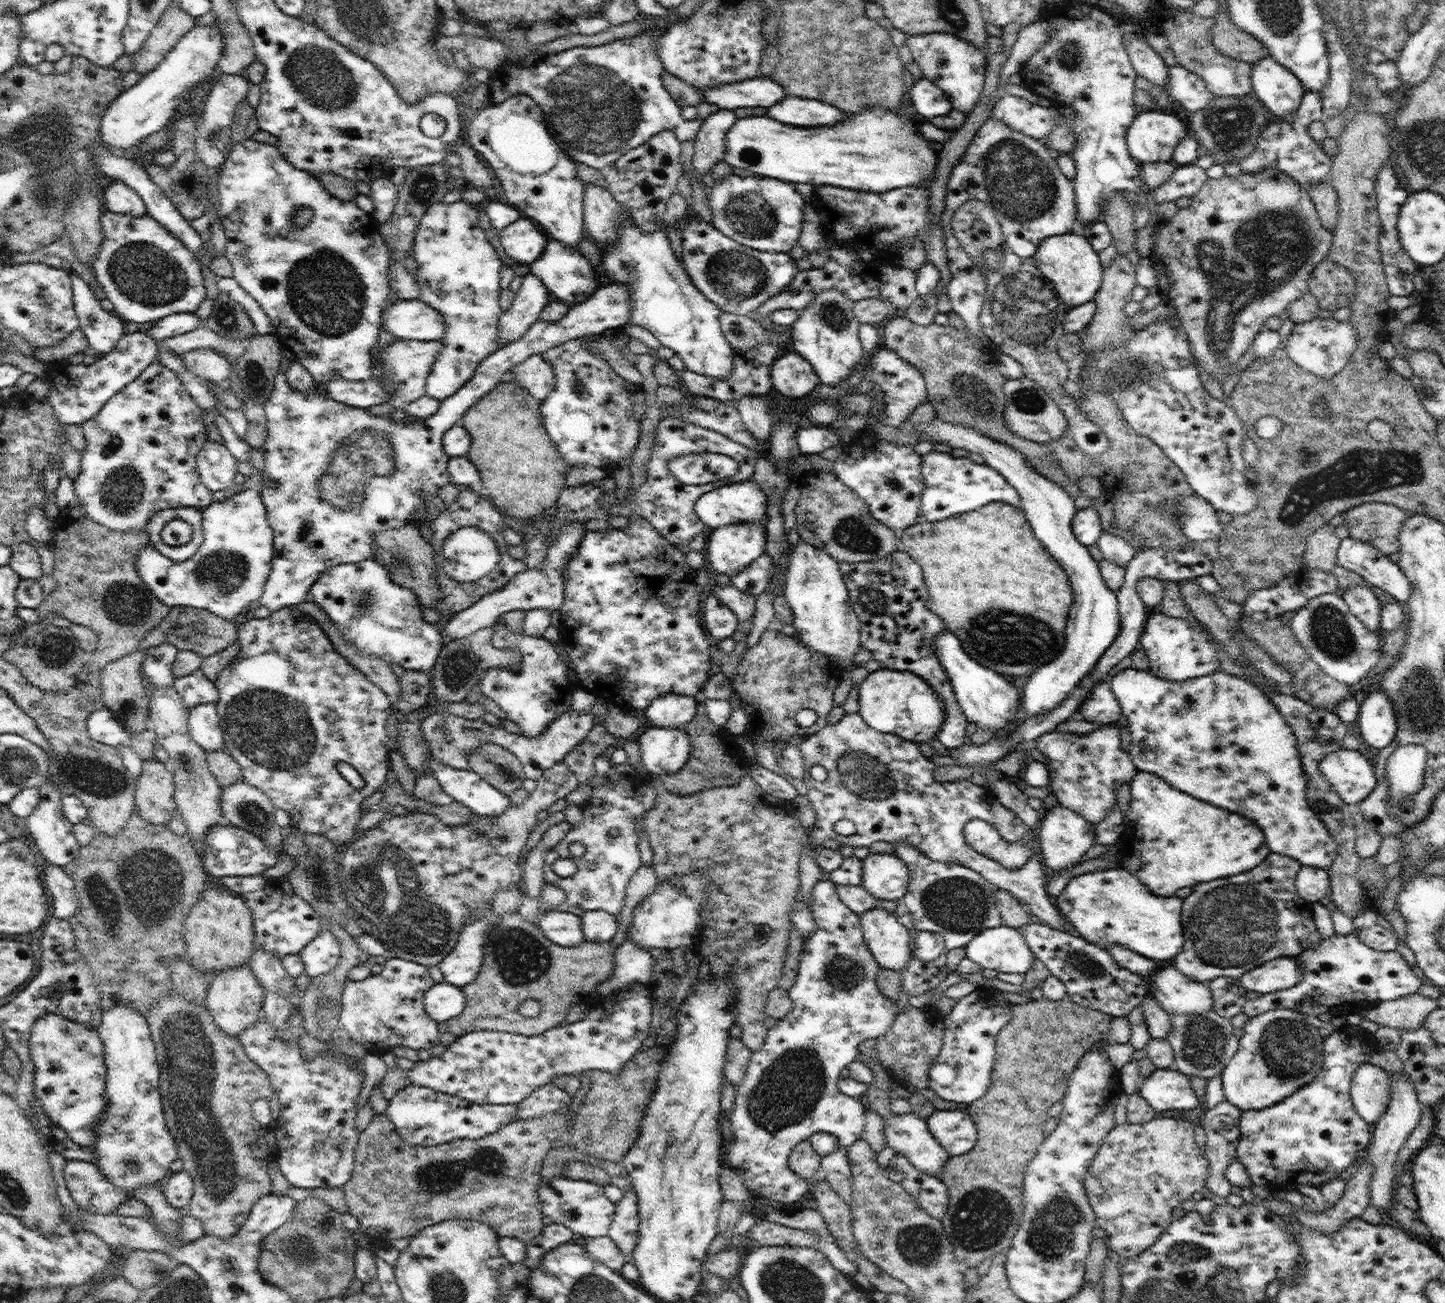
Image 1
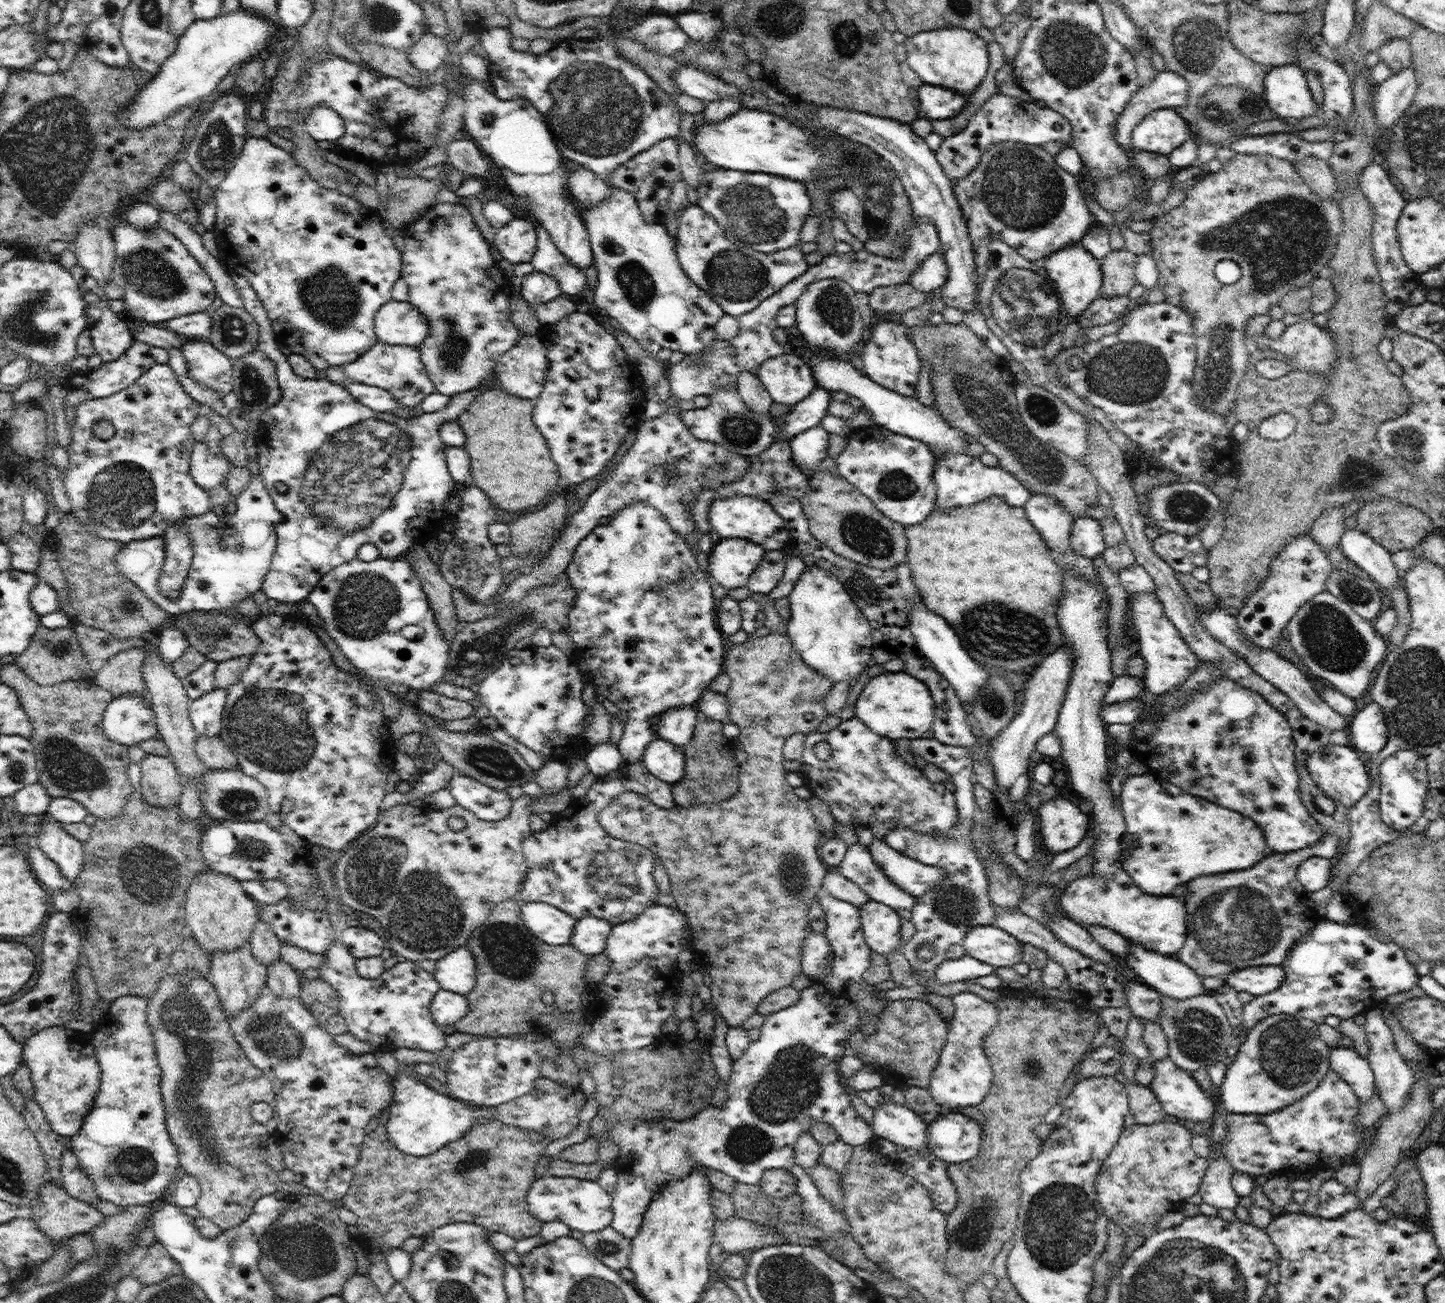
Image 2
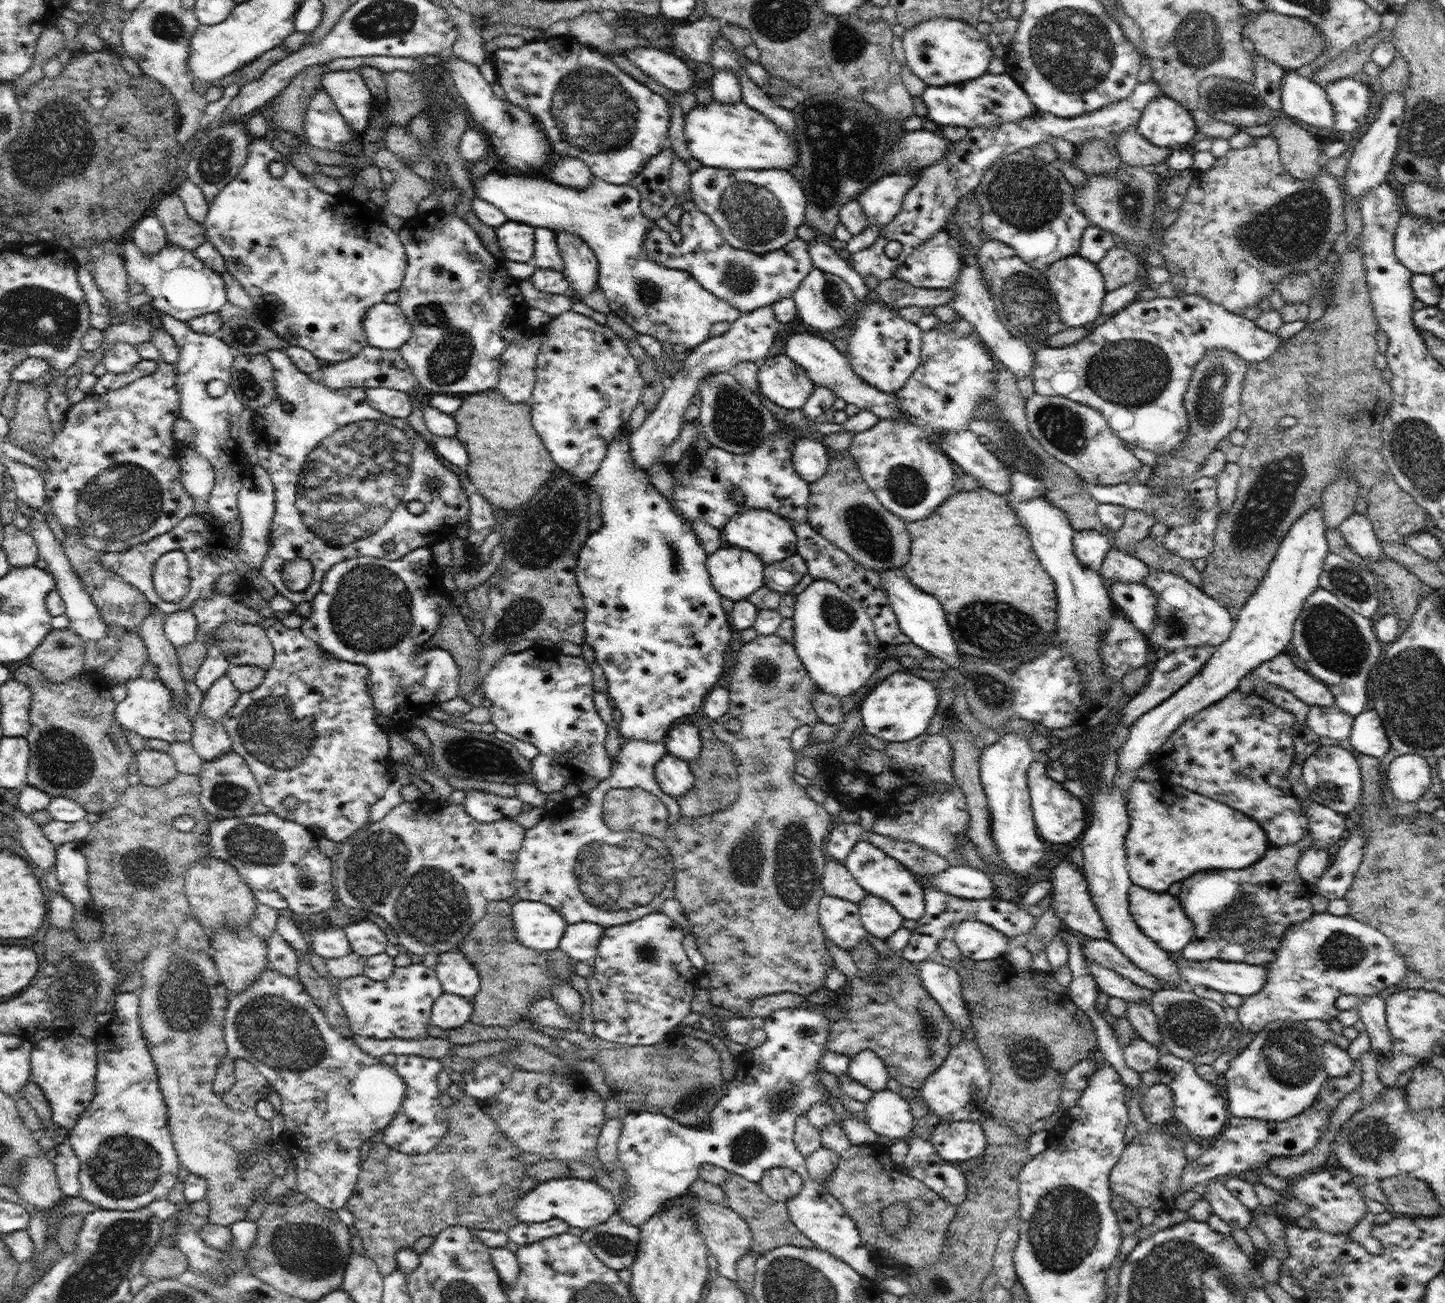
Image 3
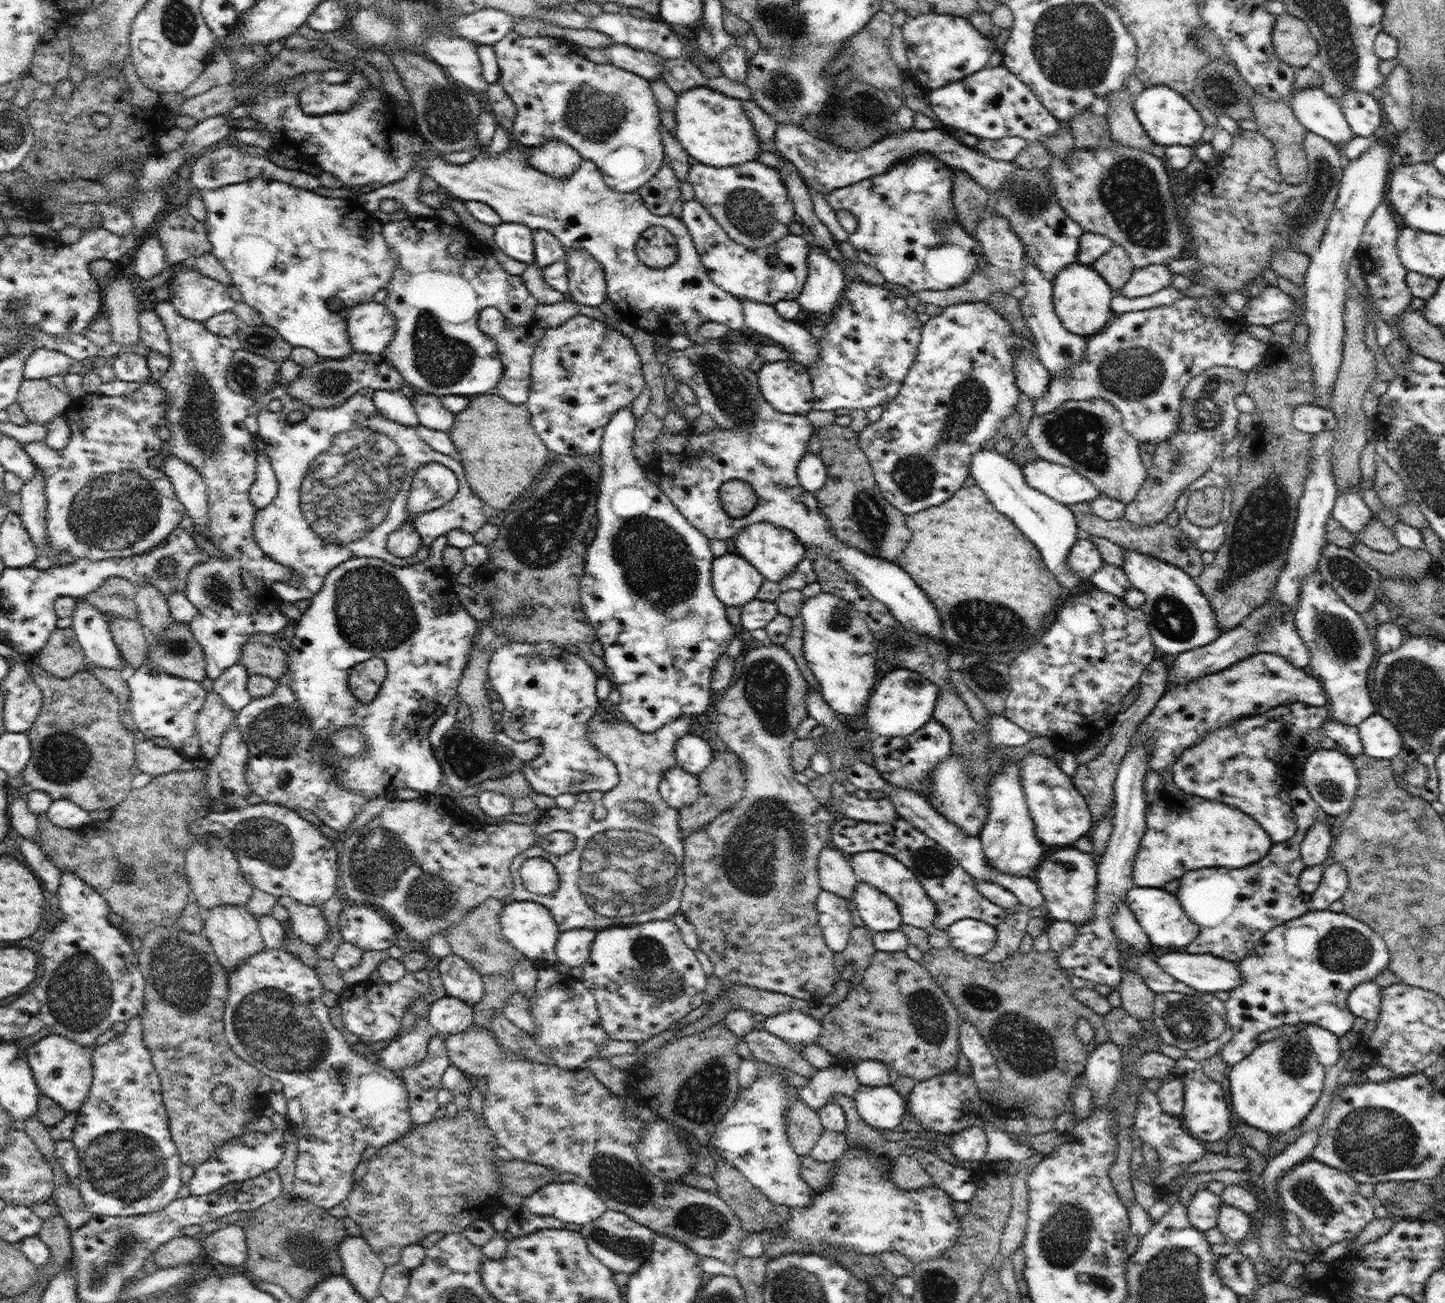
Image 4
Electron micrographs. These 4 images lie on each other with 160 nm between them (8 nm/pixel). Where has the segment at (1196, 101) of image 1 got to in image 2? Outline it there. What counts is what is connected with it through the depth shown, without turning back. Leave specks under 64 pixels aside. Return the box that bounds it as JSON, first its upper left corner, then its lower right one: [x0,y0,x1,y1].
[1114,70,1189,151]

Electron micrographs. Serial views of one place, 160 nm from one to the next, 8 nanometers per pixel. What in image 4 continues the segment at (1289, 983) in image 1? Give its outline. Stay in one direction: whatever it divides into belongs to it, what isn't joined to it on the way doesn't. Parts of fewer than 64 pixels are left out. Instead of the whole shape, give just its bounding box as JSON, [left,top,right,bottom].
[1153,950,1243,994]

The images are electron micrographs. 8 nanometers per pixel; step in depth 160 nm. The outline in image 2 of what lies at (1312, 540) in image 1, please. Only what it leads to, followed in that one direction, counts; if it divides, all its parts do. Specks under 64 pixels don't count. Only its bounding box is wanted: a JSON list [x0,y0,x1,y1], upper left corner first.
[1308,505,1346,554]

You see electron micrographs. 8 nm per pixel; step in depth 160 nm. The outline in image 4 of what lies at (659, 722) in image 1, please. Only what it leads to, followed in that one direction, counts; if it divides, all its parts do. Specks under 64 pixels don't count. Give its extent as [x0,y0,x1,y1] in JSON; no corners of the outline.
[674,733,713,775]

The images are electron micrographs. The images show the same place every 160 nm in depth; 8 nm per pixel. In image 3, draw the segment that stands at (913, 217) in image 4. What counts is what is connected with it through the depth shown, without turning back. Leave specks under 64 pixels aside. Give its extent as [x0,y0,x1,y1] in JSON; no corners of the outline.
[858,173,963,288]

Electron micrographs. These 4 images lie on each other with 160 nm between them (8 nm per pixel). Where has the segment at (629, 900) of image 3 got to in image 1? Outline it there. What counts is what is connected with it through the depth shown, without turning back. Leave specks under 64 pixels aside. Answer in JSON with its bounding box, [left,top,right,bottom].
[517,774,657,924]

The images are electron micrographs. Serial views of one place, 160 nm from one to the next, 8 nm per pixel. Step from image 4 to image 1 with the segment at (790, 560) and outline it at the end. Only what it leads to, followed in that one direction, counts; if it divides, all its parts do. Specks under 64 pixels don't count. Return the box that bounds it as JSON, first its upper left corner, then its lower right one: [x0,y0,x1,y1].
[695,480,767,530]

